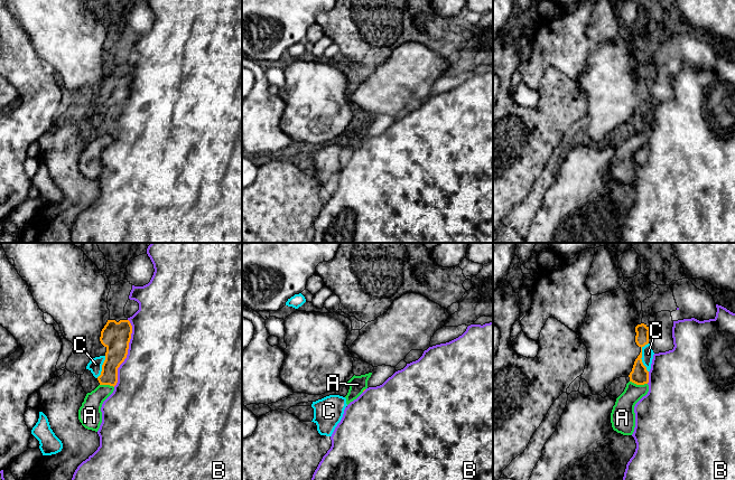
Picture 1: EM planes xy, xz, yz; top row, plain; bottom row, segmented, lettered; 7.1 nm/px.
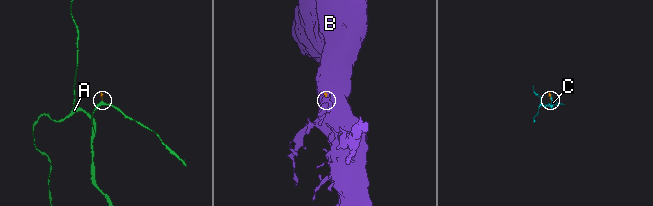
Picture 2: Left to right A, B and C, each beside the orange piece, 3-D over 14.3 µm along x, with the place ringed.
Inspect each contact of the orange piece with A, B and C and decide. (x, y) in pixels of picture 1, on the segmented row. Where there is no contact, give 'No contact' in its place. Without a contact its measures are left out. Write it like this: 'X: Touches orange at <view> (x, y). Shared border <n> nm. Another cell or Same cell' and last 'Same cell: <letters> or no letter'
A: Touches orange at yz (639, 384). Shared border 130 nm. Another cell
B: Touches orange at xy (127, 353). Shared border 500 nm. Another cell
C: Touches orange at yz (641, 357). Shared border 220 nm. Same cell
Same cell: C

